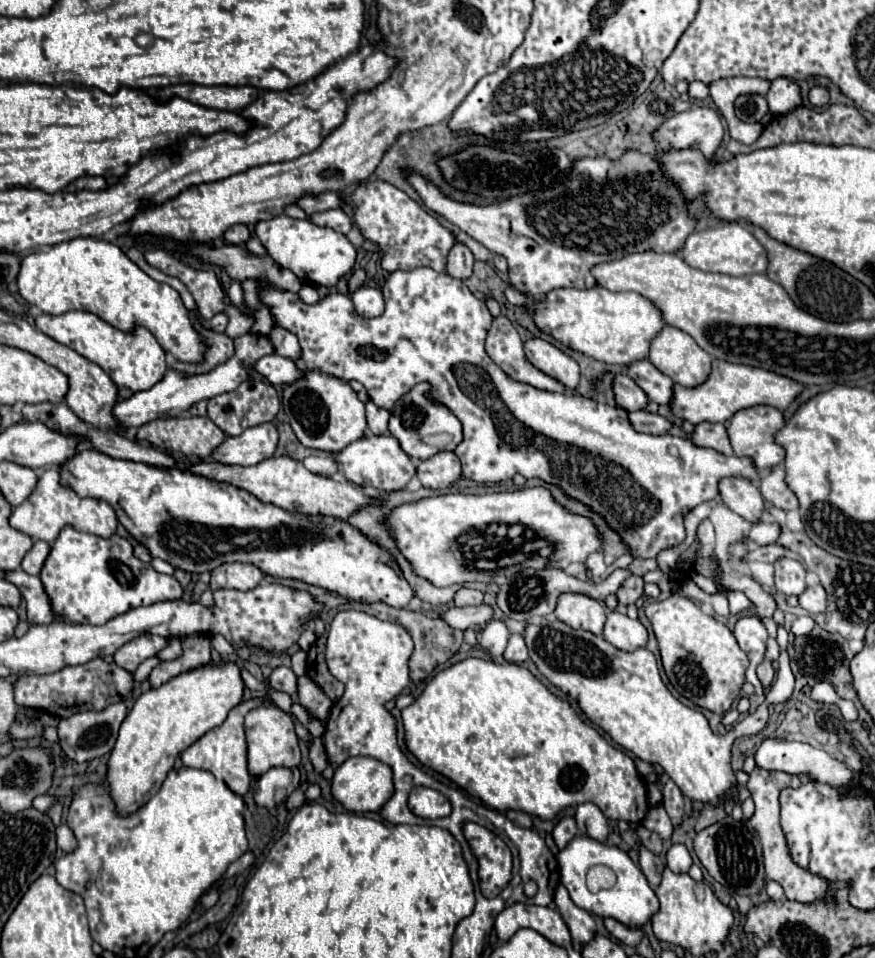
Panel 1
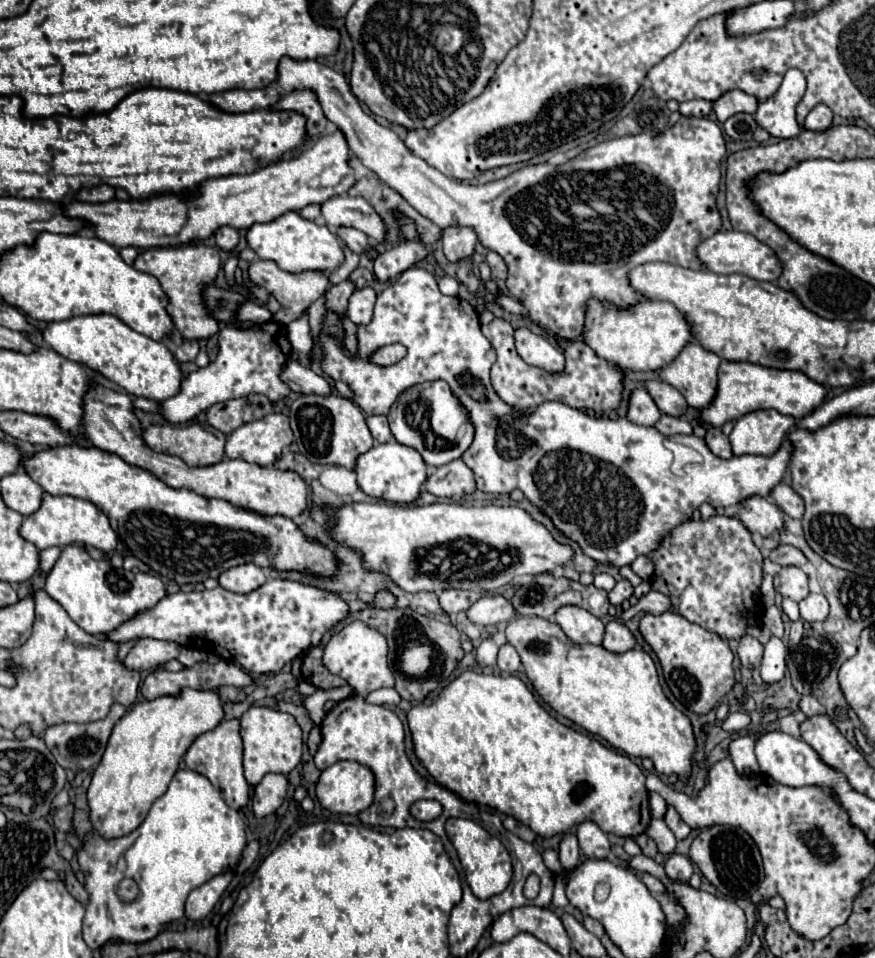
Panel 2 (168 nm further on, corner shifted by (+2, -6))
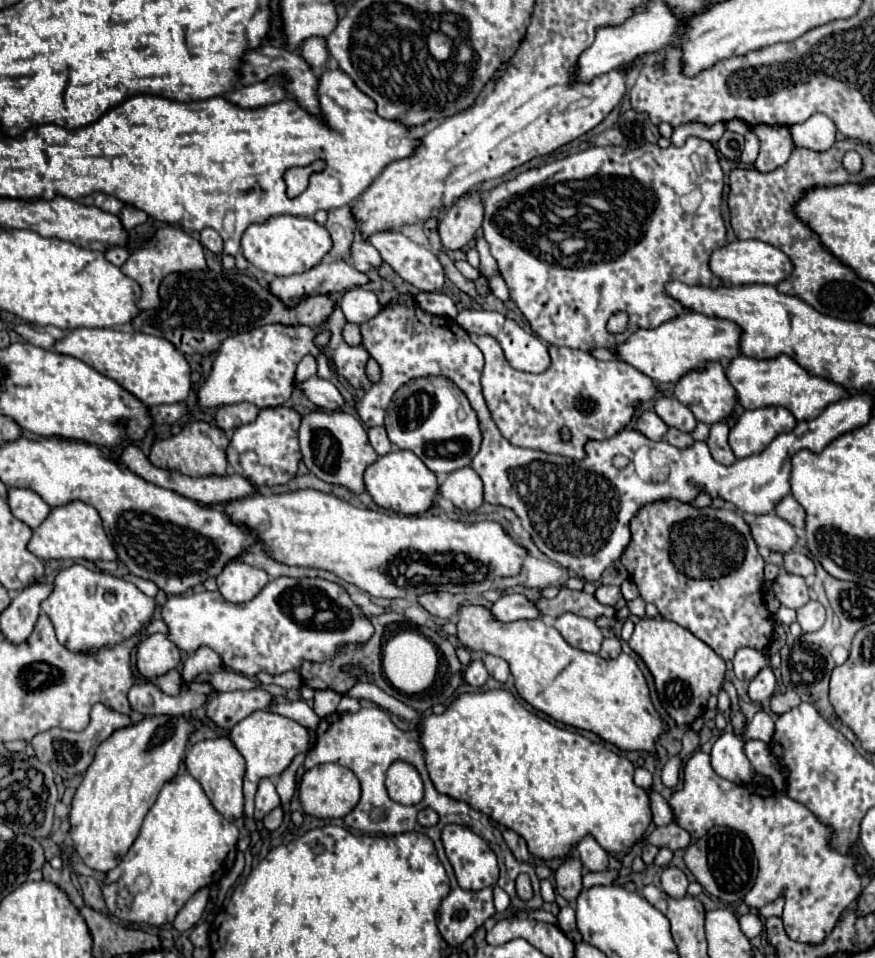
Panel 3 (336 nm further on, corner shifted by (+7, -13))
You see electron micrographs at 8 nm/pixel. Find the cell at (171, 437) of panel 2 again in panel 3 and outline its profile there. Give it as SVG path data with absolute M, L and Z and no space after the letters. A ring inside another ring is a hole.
M203 421L191 422L179 435L155 441L149 451L149 461L157 467L175 469L189 477L205 477L205 475L225 475L227 473L227 459L225 449L229 445L229 439L223 431L219 431L213 425L207 425Z

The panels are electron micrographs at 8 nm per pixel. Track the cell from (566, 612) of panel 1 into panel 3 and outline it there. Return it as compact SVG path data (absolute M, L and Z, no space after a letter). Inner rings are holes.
M563 613L561 617L555 619L555 629L563 635L563 639L571 647L587 651L587 653L599 653L603 633L595 621L583 619L573 613Z

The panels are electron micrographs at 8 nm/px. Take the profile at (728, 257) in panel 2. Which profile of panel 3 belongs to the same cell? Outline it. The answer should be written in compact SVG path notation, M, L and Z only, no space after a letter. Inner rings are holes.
M749 239L749 241L733 241L733 243L727 243L725 247L719 247L711 253L711 259L709 259L709 267L713 271L715 277L719 277L721 281L725 283L731 283L731 285L747 285L747 283L767 283L767 285L777 285L779 281L783 281L793 265L789 261L789 257L779 251L777 247L773 245L767 245L763 241L757 241L757 239Z

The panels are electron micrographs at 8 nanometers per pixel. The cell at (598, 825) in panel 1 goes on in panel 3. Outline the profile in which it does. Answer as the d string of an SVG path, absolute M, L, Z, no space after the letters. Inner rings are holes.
M585 835L579 843L577 843L577 853L579 859L583 863L583 867L587 867L589 871L605 871L607 869L607 851L595 841L595 837Z

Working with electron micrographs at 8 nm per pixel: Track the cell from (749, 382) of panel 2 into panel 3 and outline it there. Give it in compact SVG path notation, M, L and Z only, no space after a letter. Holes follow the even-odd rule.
M737 355L729 361L725 375L737 393L737 401L743 409L761 409L761 407L785 407L793 413L797 421L815 419L829 403L835 403L847 395L847 391L833 381L809 375L801 365L791 357L779 355L777 359L751 359Z

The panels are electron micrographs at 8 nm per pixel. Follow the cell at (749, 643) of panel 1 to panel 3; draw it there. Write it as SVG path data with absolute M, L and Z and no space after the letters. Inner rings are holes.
M743 647L735 653L733 657L733 669L735 669L735 677L737 679L745 679L745 681L751 681L759 671L761 667L767 663L767 659L763 657L761 651L757 649L751 649L751 647Z

